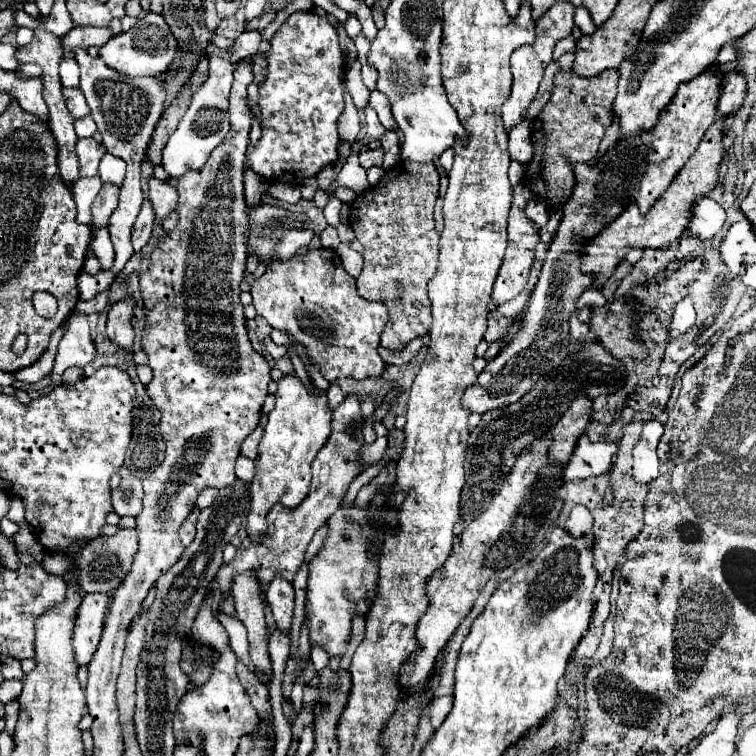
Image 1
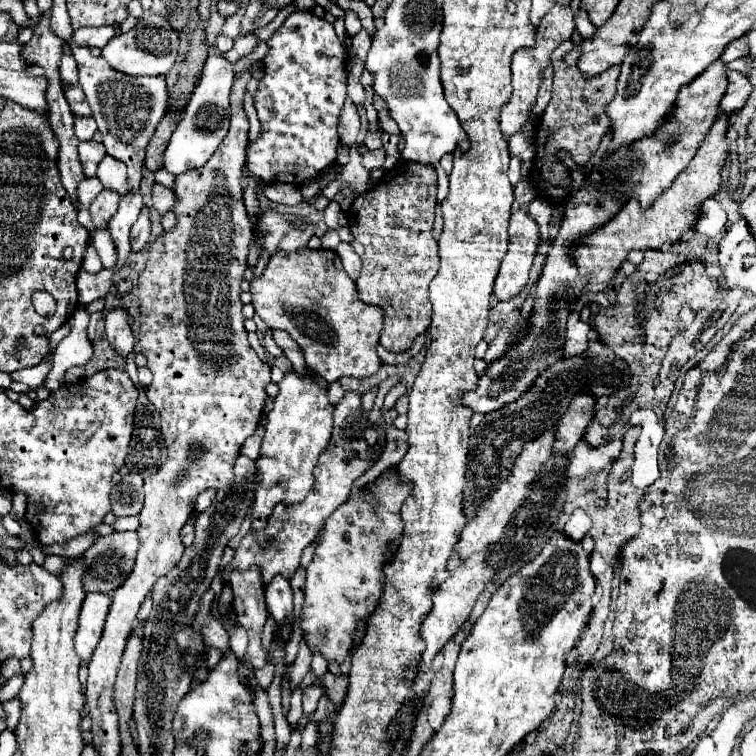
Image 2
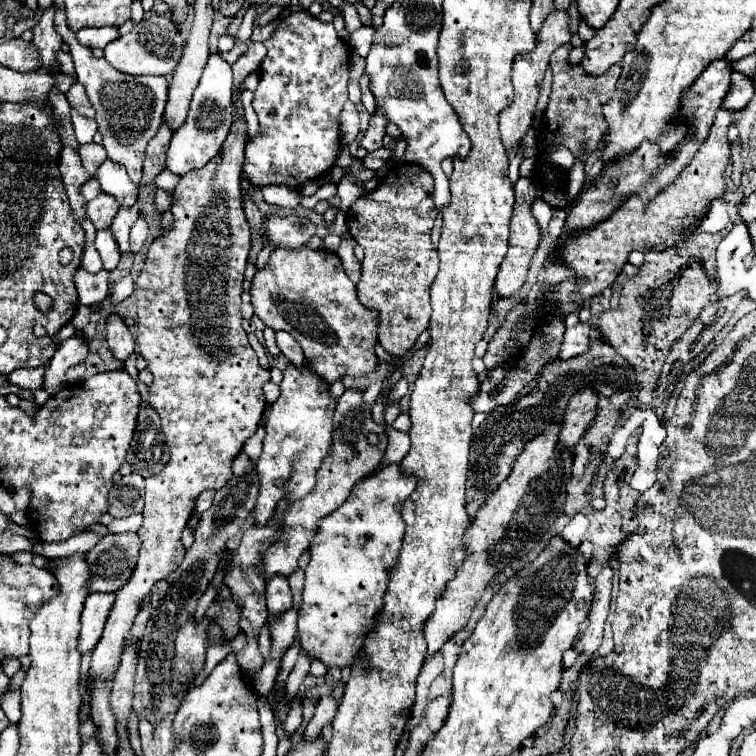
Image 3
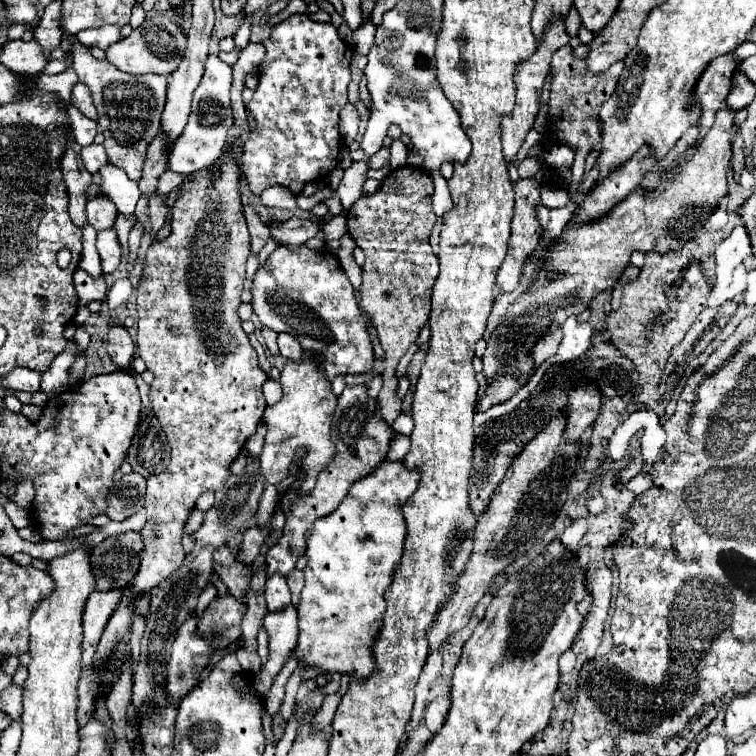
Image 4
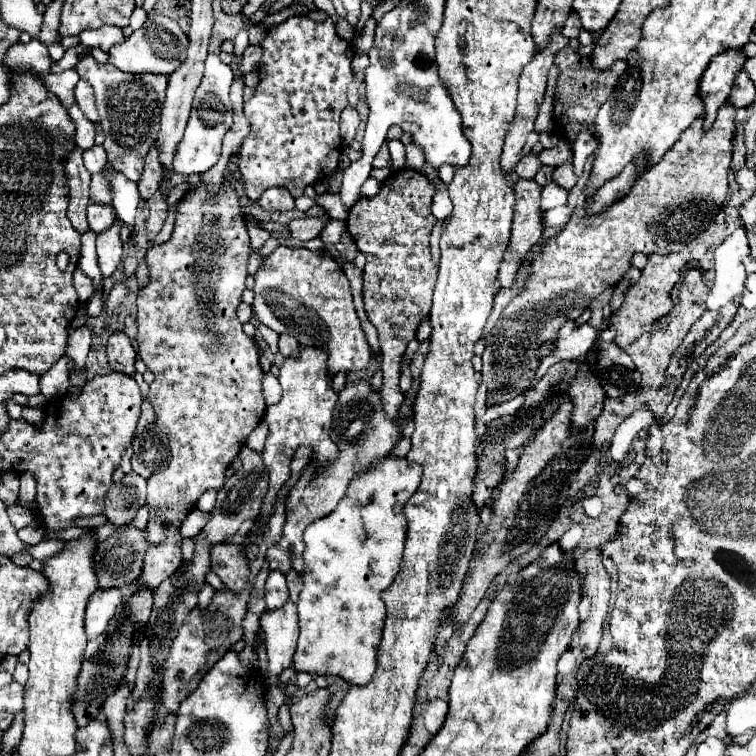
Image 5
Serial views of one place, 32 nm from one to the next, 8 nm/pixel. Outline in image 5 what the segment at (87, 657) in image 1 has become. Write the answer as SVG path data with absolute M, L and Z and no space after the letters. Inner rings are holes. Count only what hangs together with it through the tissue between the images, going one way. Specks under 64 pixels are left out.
M118 588L110 590L96 590L90 596L88 608L86 608L86 636L88 640L94 640L104 634L110 618L114 618L114 612L118 612L118 606L122 606L124 594Z

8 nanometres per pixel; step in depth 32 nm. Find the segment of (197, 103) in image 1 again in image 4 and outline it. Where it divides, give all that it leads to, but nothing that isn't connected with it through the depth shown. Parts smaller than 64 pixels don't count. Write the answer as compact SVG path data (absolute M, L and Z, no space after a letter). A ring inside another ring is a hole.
M210 54L206 60L206 72L202 76L202 82L194 92L188 124L186 124L182 136L174 142L174 148L170 152L170 170L172 172L188 176L188 174L210 168L220 158L226 132L232 126L230 84L232 84L232 68L228 64L224 64L216 54Z

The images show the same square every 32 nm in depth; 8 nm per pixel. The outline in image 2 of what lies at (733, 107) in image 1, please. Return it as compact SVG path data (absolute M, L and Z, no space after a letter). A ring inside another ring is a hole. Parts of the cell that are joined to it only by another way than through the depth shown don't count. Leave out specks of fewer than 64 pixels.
M730 72L730 76L728 76L728 92L724 94L720 108L724 112L728 112L728 114L744 108L750 92L752 92L752 86L750 86L748 78L746 76L734 76L734 72Z

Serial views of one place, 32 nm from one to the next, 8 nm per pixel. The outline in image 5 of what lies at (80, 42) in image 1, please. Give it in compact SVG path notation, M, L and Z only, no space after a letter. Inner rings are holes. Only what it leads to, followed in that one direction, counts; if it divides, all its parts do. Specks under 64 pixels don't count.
M102 26L98 30L84 30L80 34L80 40L82 40L82 44L86 44L90 48L100 48L100 50L108 52L114 44L124 42L124 34L122 34L122 28L118 28L118 26Z

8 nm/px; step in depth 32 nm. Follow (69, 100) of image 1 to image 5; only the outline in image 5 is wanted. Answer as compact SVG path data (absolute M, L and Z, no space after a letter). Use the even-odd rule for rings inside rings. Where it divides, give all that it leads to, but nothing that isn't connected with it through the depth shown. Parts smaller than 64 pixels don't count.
M80 80L78 86L76 86L76 100L78 100L78 106L80 110L84 112L84 116L92 122L100 122L98 118L98 110L96 110L96 102L94 102L94 90L90 88L88 82Z

